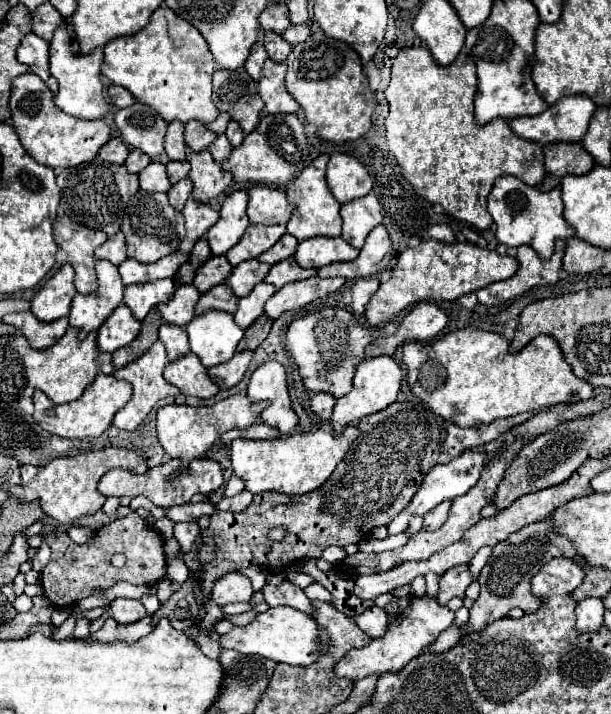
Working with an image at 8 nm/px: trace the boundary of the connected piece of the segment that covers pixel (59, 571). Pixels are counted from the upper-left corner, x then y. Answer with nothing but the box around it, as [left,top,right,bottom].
[40,512,166,608]

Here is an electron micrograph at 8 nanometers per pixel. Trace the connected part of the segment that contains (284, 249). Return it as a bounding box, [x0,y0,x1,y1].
[258,234,298,264]

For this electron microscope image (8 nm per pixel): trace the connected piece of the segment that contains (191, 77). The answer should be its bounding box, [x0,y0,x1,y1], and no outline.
[102,6,220,124]

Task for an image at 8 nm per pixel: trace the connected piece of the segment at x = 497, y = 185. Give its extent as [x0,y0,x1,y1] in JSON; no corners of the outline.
[488,176,574,258]

